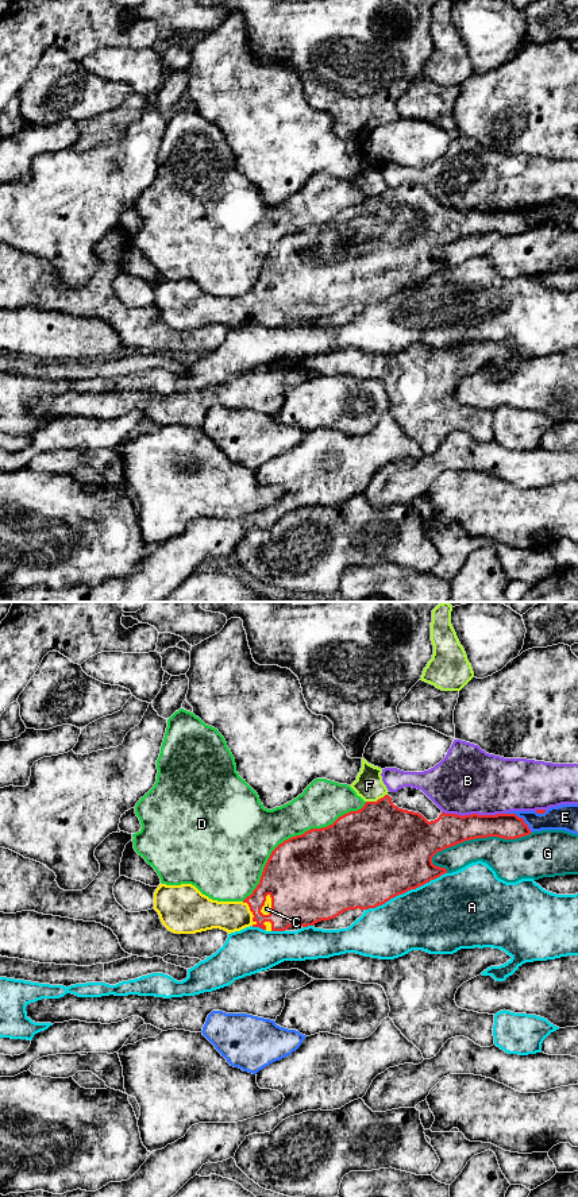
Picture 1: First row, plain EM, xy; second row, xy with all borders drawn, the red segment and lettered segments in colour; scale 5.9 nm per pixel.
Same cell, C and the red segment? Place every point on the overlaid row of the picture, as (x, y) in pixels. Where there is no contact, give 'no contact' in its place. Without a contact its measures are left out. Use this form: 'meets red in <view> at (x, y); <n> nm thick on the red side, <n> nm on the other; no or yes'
meets red in xy at (264, 904); 400 nm thick on the red side, 60 nm on the other; yes

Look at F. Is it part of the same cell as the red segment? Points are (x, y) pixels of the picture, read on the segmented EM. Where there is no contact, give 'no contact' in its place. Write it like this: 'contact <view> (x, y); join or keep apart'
contact xy (377, 800); keep apart

